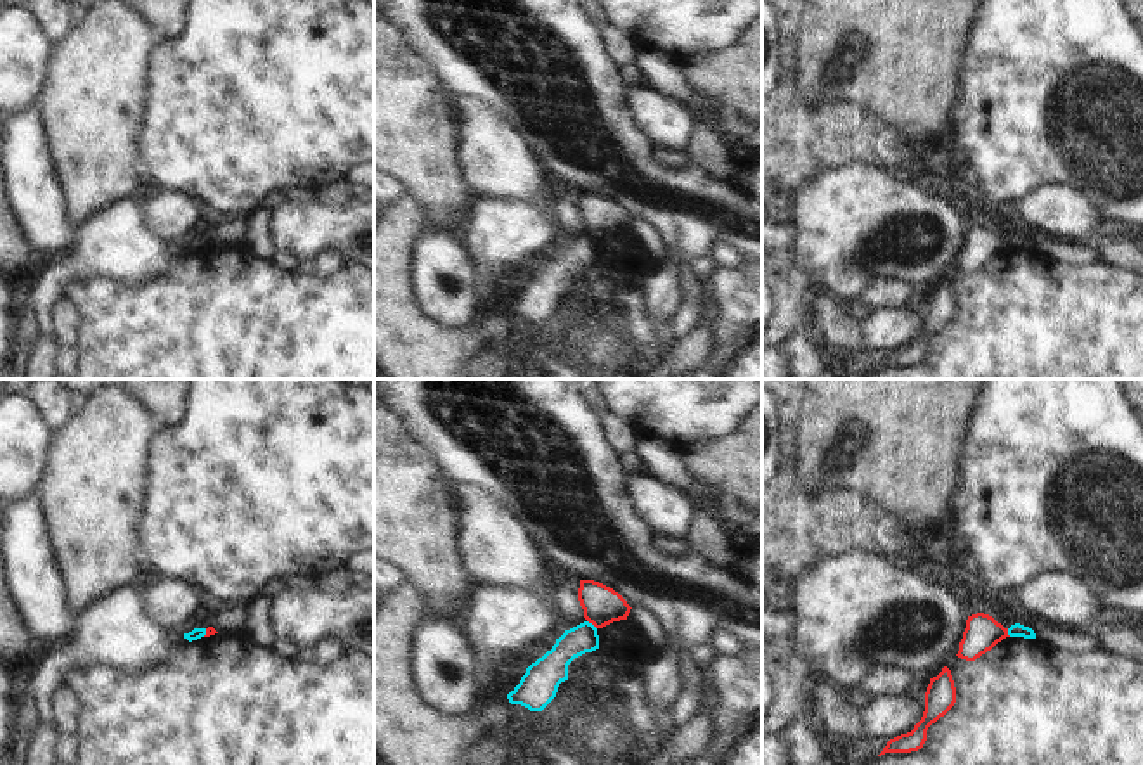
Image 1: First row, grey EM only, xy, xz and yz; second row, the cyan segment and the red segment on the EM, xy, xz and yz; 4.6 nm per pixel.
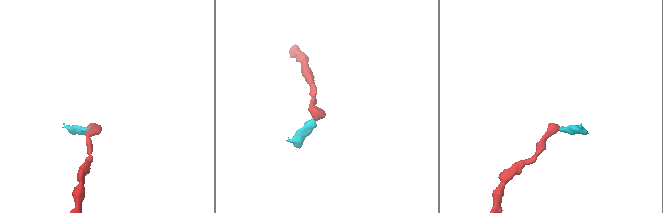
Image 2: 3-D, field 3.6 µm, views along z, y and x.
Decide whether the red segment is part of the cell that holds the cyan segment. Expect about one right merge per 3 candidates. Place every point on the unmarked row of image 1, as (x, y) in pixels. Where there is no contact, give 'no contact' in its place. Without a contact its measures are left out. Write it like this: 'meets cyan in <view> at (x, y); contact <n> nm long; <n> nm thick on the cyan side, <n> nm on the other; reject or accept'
meets cyan in xz at (593, 237); contact 60 nm long; 140 nm thick on the cyan side, 180 nm on the other; reject

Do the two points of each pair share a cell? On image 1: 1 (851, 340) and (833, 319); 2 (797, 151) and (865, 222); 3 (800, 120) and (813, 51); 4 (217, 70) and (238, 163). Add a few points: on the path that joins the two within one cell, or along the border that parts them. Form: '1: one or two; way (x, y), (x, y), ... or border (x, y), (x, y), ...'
1: one; way (847, 334), (837, 324)
2: two; border (858, 160), (825, 170), (794, 192)
3: two; border (795, 63), (797, 90), (806, 104), (845, 102)
4: one; way (234, 92), (234, 141)

